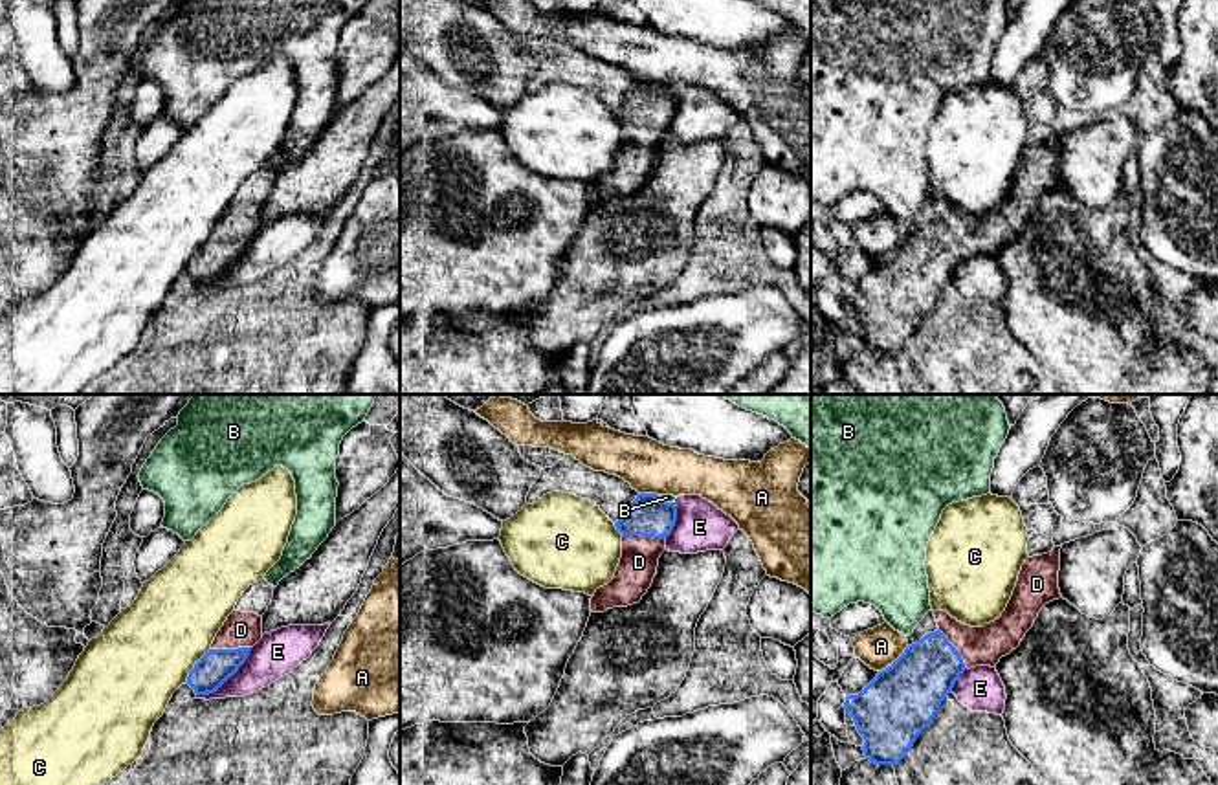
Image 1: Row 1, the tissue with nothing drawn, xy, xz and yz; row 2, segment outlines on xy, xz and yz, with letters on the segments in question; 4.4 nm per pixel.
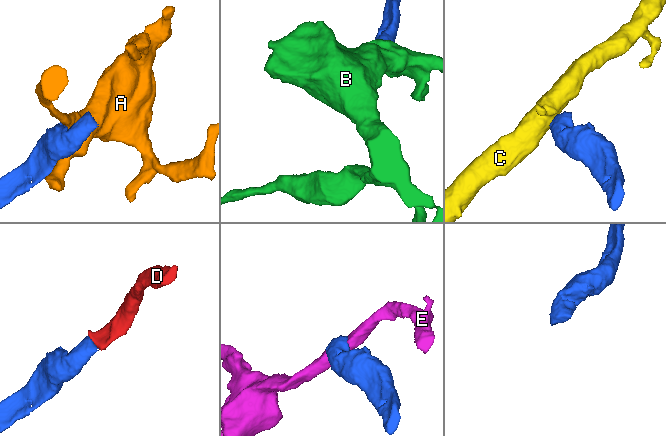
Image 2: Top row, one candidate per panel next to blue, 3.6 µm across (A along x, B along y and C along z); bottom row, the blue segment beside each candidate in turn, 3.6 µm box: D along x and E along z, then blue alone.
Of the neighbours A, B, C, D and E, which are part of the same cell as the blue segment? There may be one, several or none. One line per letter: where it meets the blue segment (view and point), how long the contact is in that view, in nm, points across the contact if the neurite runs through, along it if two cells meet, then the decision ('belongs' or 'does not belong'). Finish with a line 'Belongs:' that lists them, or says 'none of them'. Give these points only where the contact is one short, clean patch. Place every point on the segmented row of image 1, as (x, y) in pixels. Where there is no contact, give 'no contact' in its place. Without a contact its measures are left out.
A: yz (896, 661) | 180 nm | does not belong
B: xz (664, 501) | 90 nm | does not belong
C: xy (195, 664) | 190 nm | along xy (210, 648), (186, 681) | does not belong
D: xz (642, 536) | 190 nm | across xz (650, 516), (642, 536), (639, 562) | belongs
E: xy (228, 677) | 320 nm | along xy (252, 648), (246, 661), (213, 692), (197, 696) | does not belong
Belongs: D

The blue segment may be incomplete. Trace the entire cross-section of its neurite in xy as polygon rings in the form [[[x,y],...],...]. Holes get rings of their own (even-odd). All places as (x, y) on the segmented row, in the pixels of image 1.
[[[233,611],[216,633],[211,649],[189,671],[187,684],[196,695],[215,693],[246,662],[262,638],[262,616]]]

